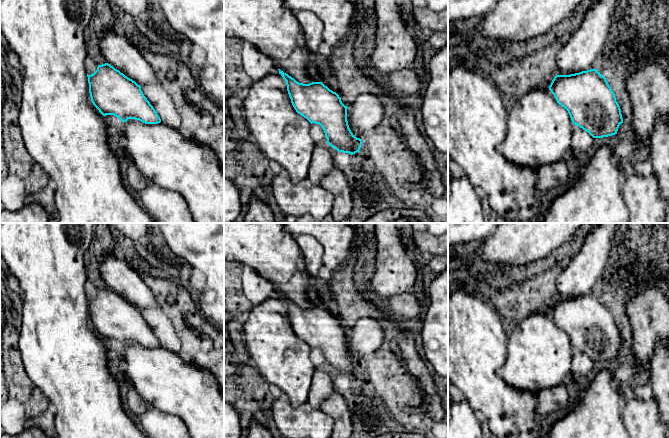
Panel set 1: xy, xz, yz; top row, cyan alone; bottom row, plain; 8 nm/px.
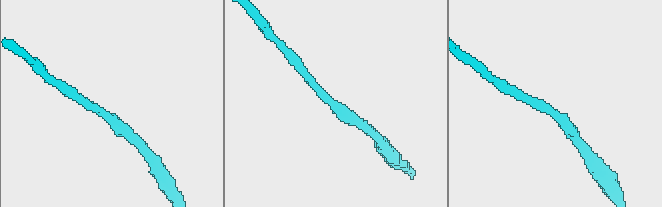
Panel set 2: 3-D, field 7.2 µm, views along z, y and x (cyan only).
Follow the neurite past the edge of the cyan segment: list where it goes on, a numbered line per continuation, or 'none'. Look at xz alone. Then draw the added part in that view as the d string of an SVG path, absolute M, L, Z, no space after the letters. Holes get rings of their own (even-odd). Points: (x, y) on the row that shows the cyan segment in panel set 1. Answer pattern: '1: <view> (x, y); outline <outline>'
none

